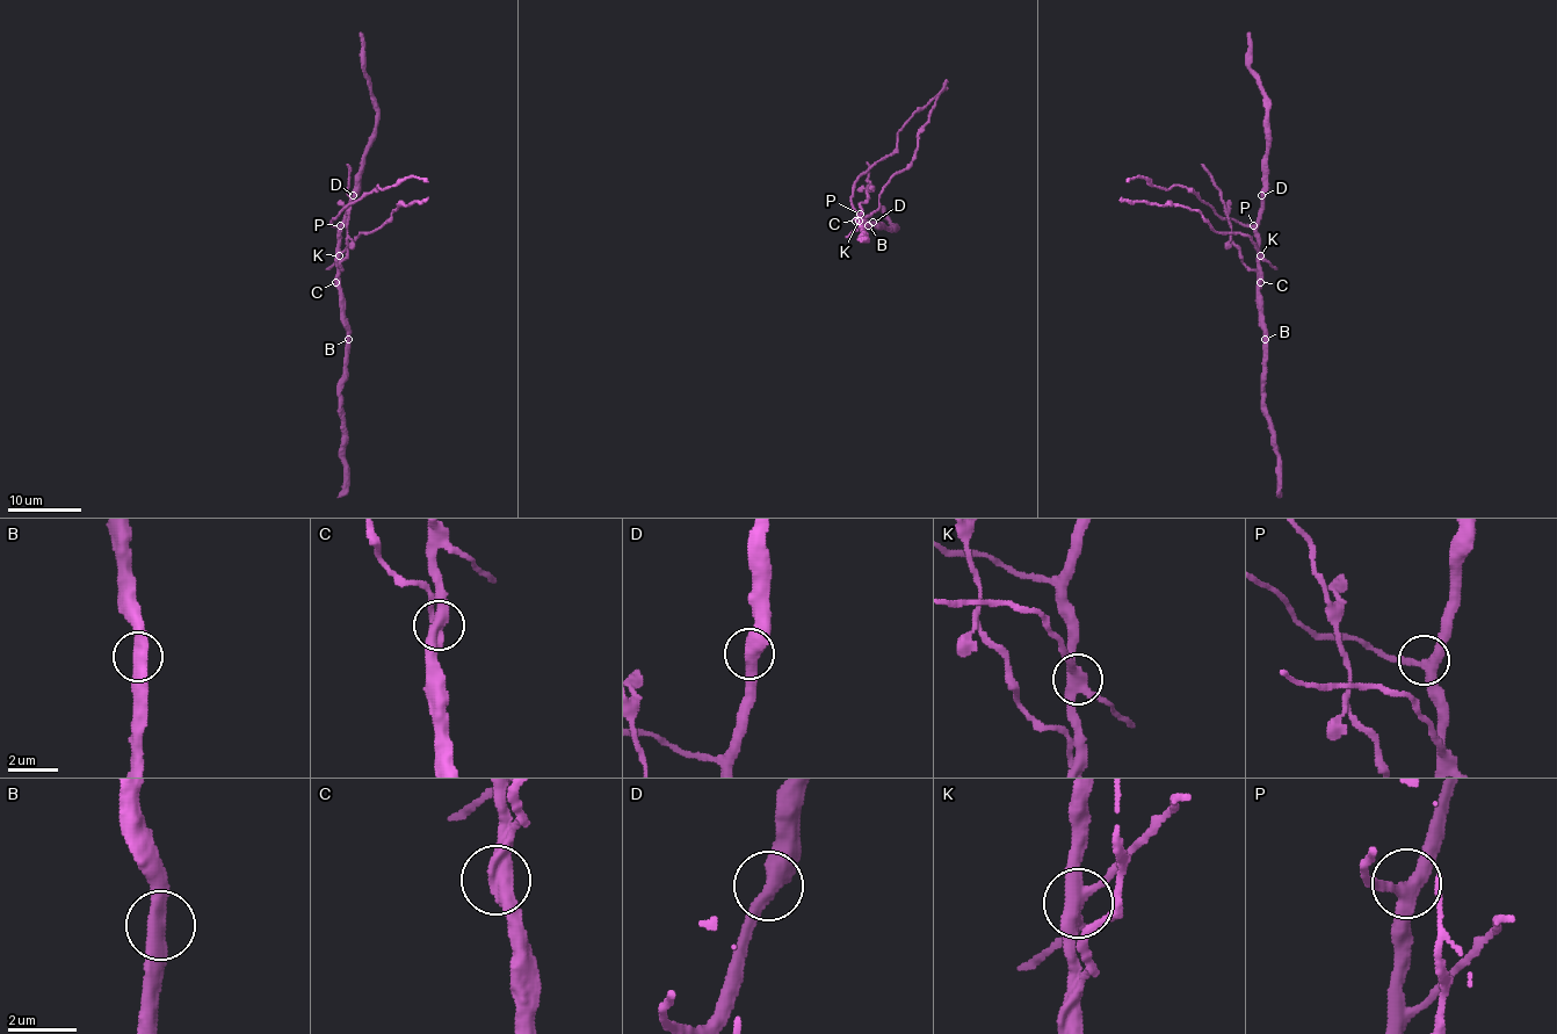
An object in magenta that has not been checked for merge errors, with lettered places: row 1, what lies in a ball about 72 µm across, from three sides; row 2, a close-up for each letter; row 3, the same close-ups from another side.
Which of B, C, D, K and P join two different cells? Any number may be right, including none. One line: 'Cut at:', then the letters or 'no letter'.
Cut at: C, K

